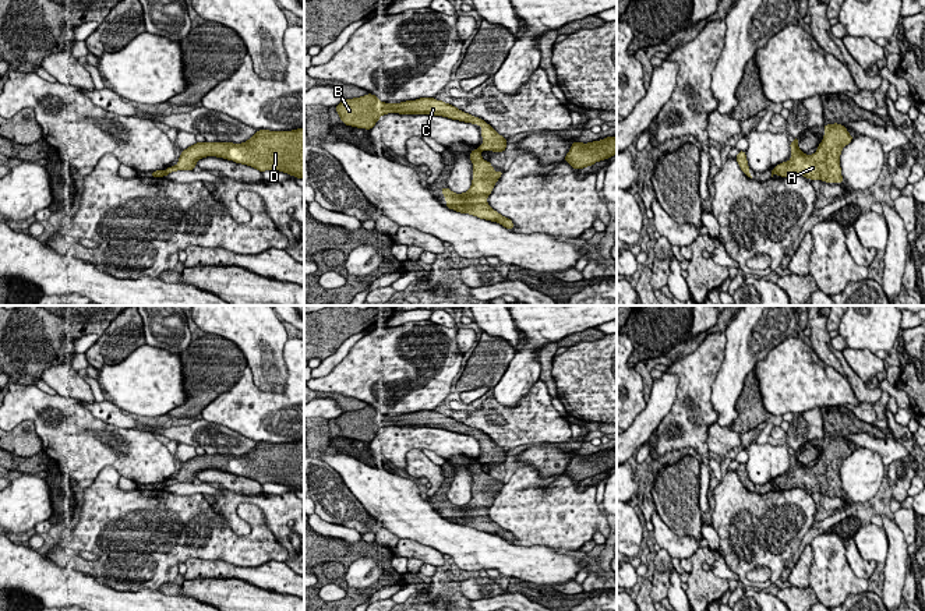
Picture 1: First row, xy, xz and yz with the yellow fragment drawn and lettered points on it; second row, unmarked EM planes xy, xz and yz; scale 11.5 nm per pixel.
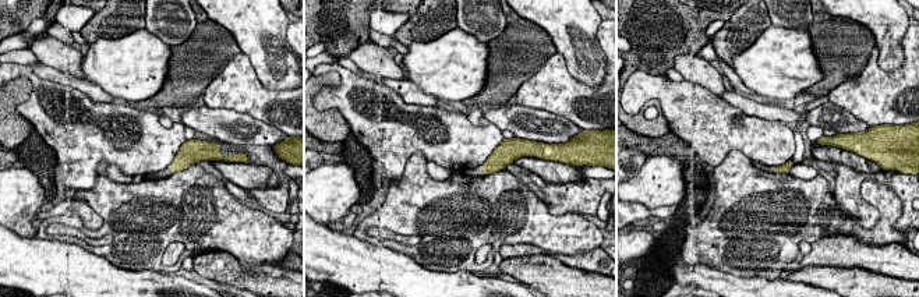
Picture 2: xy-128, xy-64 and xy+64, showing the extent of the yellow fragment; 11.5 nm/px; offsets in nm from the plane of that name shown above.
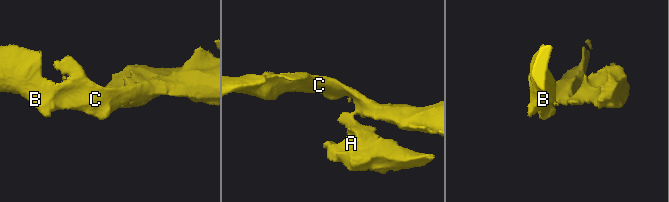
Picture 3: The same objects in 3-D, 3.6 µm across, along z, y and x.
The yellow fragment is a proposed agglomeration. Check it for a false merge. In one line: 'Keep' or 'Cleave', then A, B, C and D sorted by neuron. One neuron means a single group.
Cleave. Groups: A / B C D

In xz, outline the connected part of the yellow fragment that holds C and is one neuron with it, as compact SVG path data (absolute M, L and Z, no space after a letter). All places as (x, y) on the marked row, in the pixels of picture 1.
M367 93L360 98L343 99L338 106L335 106L335 109L343 124L357 128L371 130L379 117L388 113L413 116L430 114L481 126L483 144L479 146L480 152L492 151L499 153L506 149L508 144L508 139L499 135L484 120L434 98L420 98L400 103L385 103L381 102L375 95Z

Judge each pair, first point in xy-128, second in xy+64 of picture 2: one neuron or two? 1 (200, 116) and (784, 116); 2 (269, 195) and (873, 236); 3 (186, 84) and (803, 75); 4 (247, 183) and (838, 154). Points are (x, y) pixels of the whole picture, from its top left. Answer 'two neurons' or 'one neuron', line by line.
1: one neuron
2: two neurons
3: two neurons
4: one neuron

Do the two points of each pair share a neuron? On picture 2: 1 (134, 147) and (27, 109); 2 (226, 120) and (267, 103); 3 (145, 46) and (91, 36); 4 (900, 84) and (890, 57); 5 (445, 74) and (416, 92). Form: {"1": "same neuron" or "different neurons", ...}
{"1": "same neuron", "2": "different neurons", "3": "different neurons", "4": "different neurons", "5": "different neurons"}

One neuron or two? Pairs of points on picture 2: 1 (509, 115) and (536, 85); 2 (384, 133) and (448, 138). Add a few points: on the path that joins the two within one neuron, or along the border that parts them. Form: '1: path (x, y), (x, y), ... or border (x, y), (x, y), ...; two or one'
1: border (516, 102), (551, 112); two
2: path (399, 133), (433, 133); one

